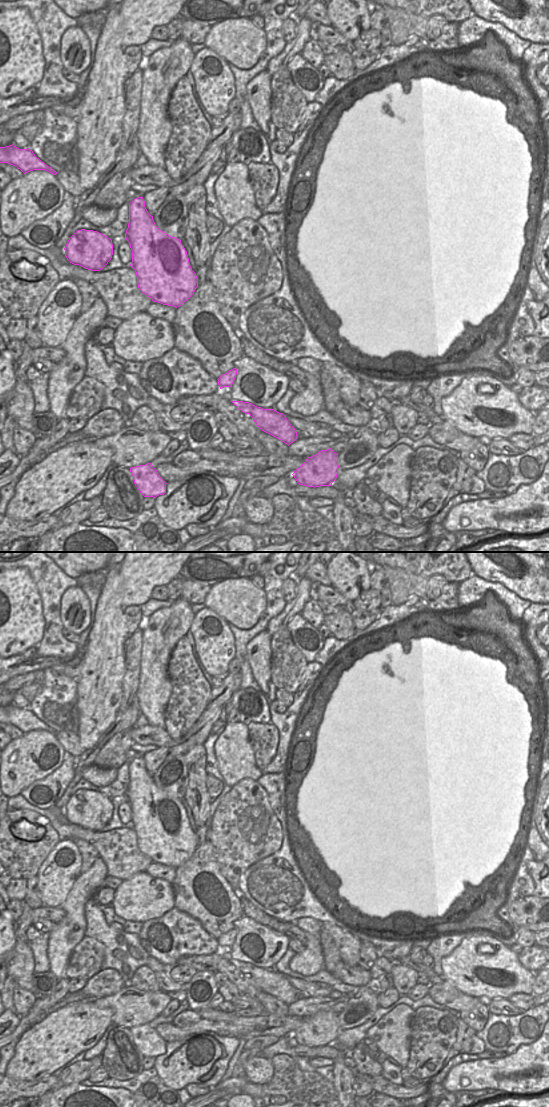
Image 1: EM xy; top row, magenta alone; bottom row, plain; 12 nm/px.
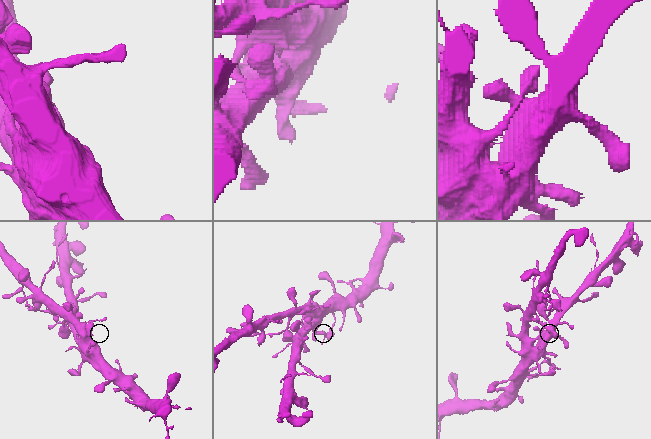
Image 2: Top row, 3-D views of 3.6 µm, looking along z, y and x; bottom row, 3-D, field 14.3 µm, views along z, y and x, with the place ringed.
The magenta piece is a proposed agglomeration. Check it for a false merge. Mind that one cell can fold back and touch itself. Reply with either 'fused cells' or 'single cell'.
single cell

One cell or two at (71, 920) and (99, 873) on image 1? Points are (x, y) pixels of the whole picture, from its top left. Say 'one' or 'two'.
one

